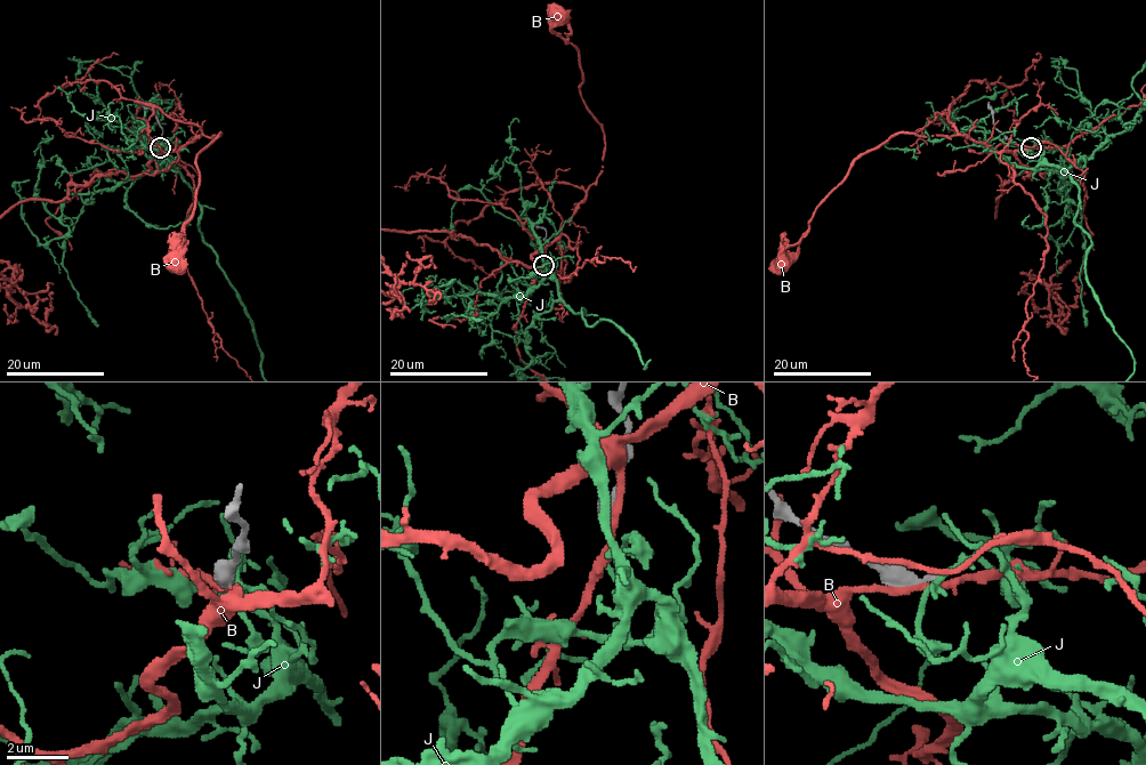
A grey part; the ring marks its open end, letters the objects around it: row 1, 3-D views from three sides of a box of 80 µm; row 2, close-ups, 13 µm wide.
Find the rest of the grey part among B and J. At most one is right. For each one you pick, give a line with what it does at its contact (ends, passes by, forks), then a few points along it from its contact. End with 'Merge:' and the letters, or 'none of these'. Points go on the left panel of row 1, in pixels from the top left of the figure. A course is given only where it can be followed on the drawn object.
Merge: none of these

